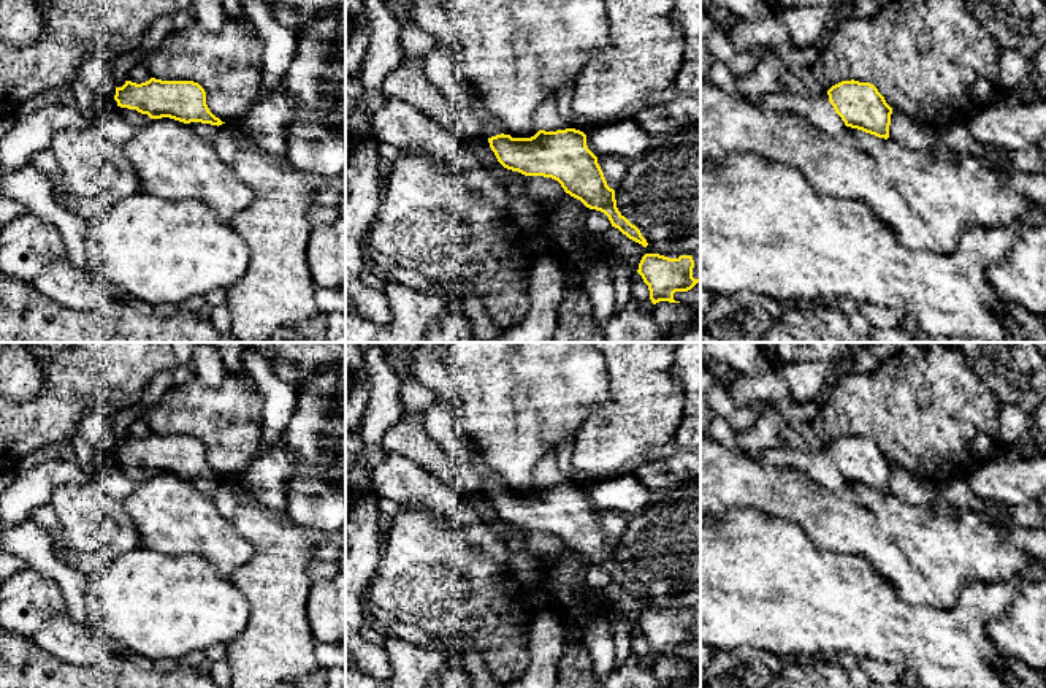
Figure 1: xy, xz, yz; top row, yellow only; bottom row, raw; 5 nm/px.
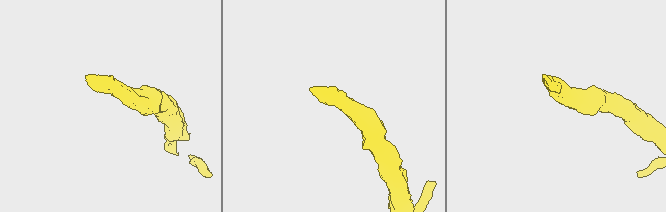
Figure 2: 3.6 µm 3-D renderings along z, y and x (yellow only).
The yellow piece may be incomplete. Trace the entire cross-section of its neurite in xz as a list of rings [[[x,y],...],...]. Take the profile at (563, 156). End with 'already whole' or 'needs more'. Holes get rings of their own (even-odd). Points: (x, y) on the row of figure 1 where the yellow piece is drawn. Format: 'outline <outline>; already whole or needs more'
outline [[[464,79],[461,84],[471,94],[474,114],[504,168],[558,181],[566,193],[604,212],[612,227],[629,239],[648,246],[640,230],[618,211],[615,190],[607,185],[597,157],[588,149],[586,135],[572,128],[558,113],[555,98],[545,98],[537,106],[534,125],[539,132],[534,136],[512,138],[502,133],[501,124],[487,111],[472,84]]]; needs more

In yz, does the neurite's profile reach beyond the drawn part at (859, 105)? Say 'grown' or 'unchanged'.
grown

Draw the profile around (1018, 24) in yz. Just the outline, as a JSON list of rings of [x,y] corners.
[[[964,0],[968,13],[1000,44],[1032,59],[1046,48],[1046,0]]]

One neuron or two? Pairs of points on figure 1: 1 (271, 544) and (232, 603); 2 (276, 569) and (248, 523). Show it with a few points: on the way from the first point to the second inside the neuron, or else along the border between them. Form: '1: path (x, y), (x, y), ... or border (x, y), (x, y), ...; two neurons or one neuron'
1: border (229, 577), (248, 603), (249, 622), (246, 626); two neurons
2: path (276, 558), (276, 552), (259, 535); one neuron

